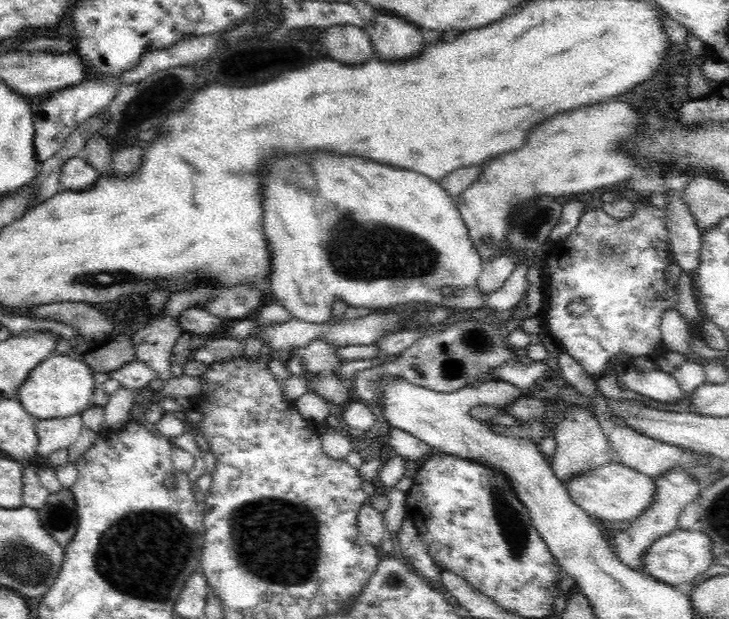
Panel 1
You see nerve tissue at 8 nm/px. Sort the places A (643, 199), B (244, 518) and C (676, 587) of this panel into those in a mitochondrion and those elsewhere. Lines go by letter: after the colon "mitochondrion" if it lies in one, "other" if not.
A: other
B: mitochondrion
C: other

